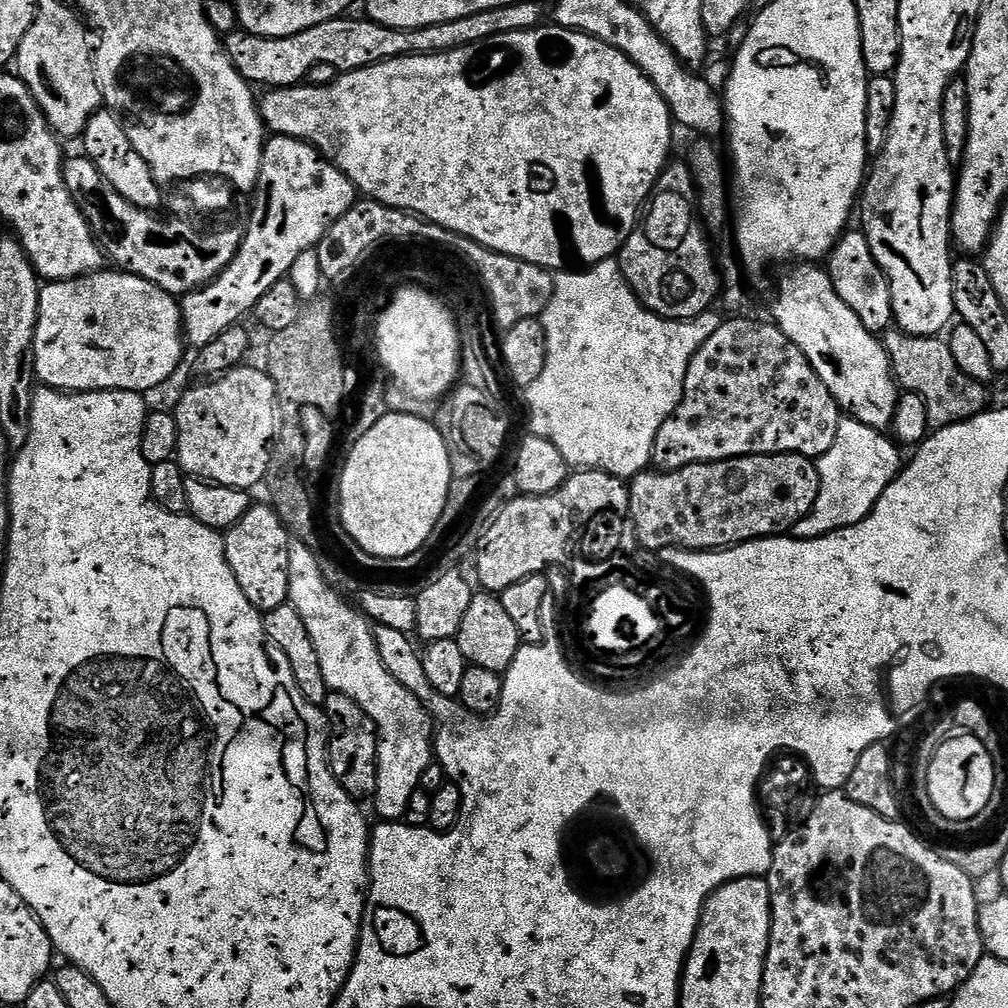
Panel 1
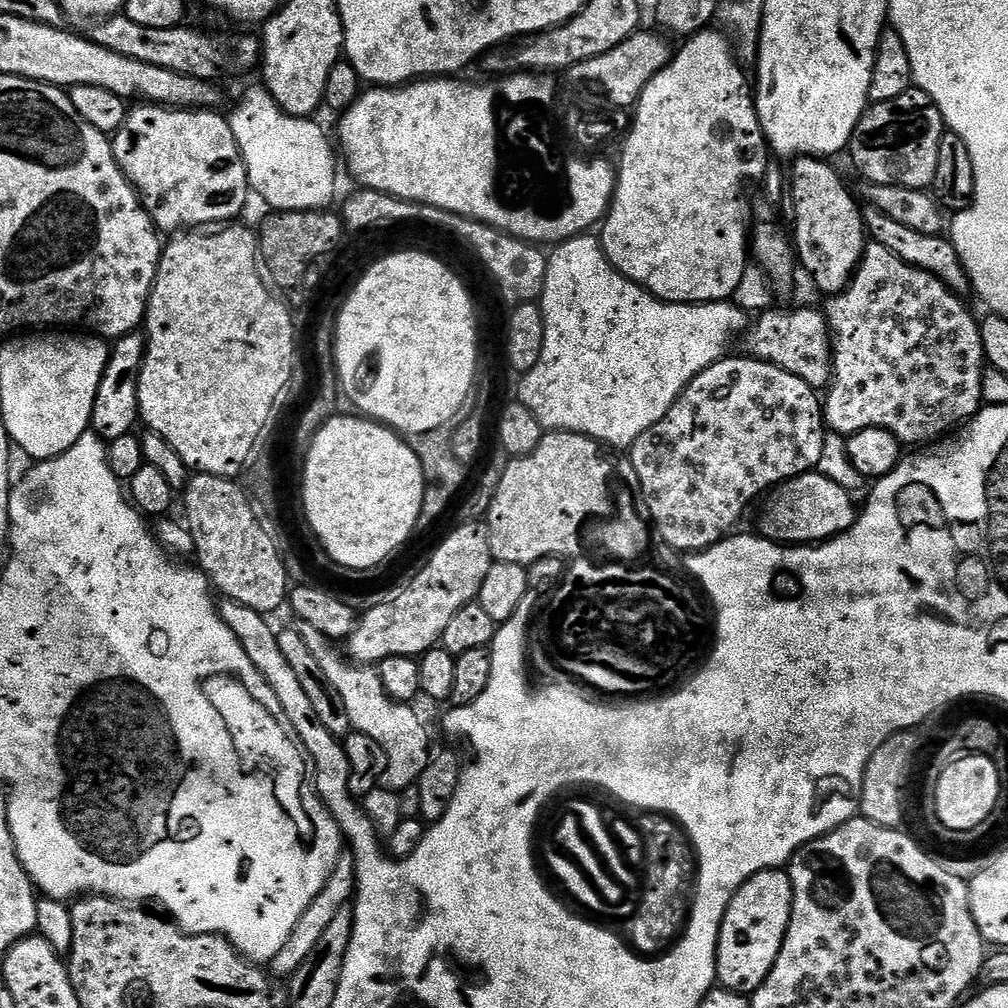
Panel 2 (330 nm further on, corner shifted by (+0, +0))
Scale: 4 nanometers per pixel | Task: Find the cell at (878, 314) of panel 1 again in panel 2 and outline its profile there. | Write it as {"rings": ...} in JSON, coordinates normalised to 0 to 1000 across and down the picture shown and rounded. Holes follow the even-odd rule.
{"rings":[[[795,155],[789,160],[790,163],[786,167],[786,175],[784,171],[784,194],[790,197],[790,203],[786,206],[786,214],[790,217],[790,234],[788,233],[788,249],[796,270],[806,277],[806,282],[813,290],[818,290],[818,295],[824,296],[829,293],[829,291],[834,290],[834,288],[845,279],[845,274],[849,270],[849,265],[853,263],[853,257],[857,254],[857,248],[859,245],[859,227],[857,224],[857,212],[854,203],[849,203],[849,198],[845,195],[845,190],[843,188],[837,184],[837,179],[824,167],[822,160],[817,157],[811,157],[809,155]]]}

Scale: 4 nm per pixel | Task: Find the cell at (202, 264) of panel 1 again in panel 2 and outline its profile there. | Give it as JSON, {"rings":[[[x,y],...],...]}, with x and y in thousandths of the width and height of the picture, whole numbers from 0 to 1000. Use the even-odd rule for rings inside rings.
{"rings":[[[146,101],[136,102],[128,106],[127,115],[121,121],[121,125],[110,136],[111,152],[121,169],[121,173],[131,182],[139,198],[143,201],[143,206],[149,212],[151,219],[155,221],[156,227],[163,232],[179,232],[184,228],[198,228],[203,224],[218,224],[223,220],[230,220],[234,214],[246,202],[248,188],[246,186],[246,174],[240,153],[236,149],[236,141],[232,137],[232,129],[226,123],[226,115],[217,115],[214,109],[188,109],[186,107],[168,107],[161,103],[149,103]]]}

